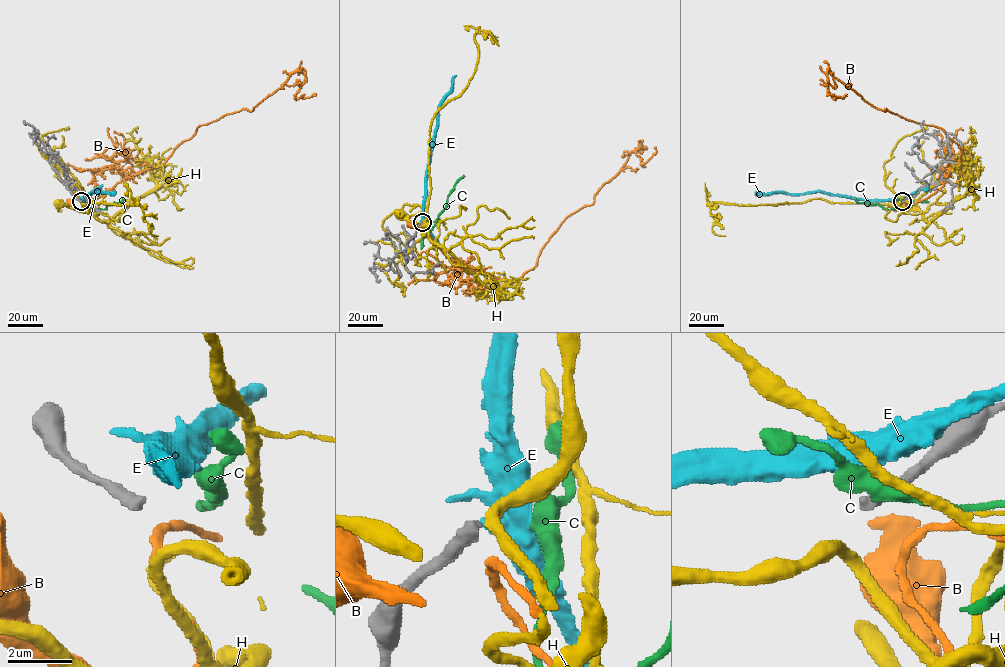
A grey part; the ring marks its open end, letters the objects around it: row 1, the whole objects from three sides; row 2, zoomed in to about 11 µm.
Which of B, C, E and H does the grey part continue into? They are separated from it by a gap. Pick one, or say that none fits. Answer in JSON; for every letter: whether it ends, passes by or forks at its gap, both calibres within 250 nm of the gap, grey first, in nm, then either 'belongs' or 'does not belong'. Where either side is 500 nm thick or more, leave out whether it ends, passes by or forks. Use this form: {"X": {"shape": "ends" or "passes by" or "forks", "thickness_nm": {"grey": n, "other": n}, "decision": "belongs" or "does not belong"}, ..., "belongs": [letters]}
{"B": {"shape": "passes by", "thickness_nm": {"grey": 420, "other": 240}, "decision": "does not belong"}, "C": {"shape": "passes by", "thickness_nm": {"grey": 420, "other": 480}, "decision": "does not belong"}, "E": {"thickness_nm": {"grey": 420, "other": 500}, "decision": "does not belong"}, "H": {"shape": "passes by", "thickness_nm": {"grey": 420, "other": 360}, "decision": "does not belong"}, "belongs": []}

